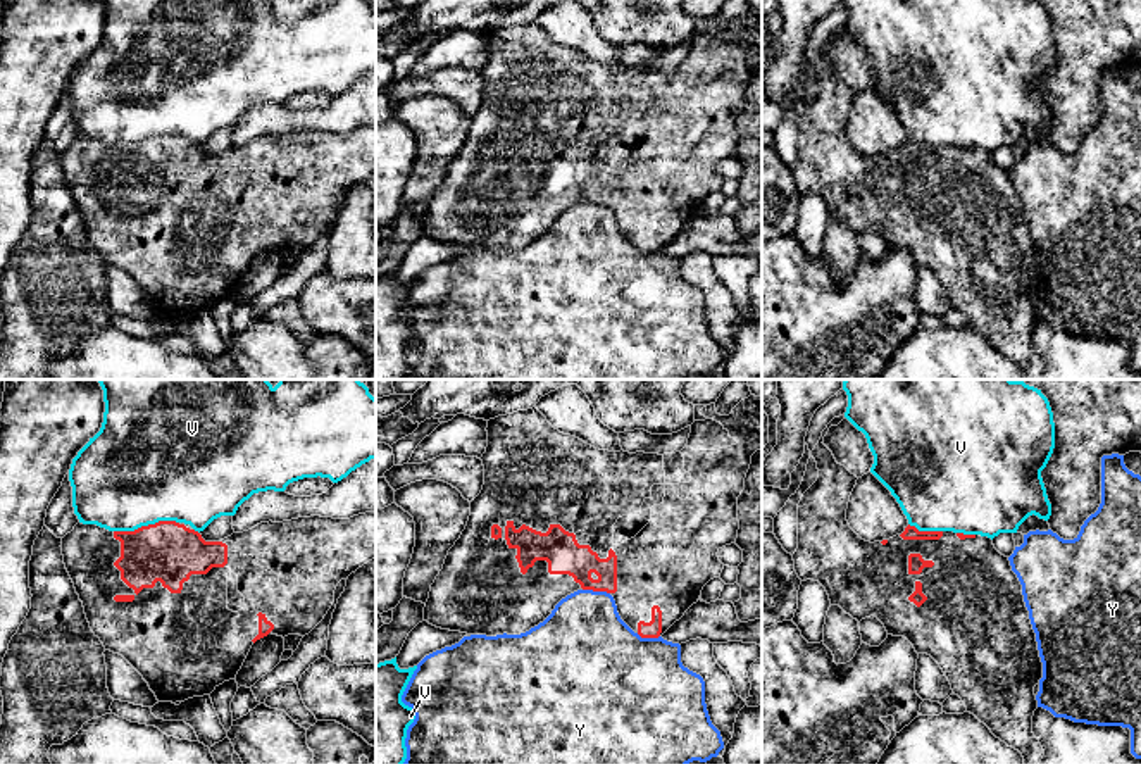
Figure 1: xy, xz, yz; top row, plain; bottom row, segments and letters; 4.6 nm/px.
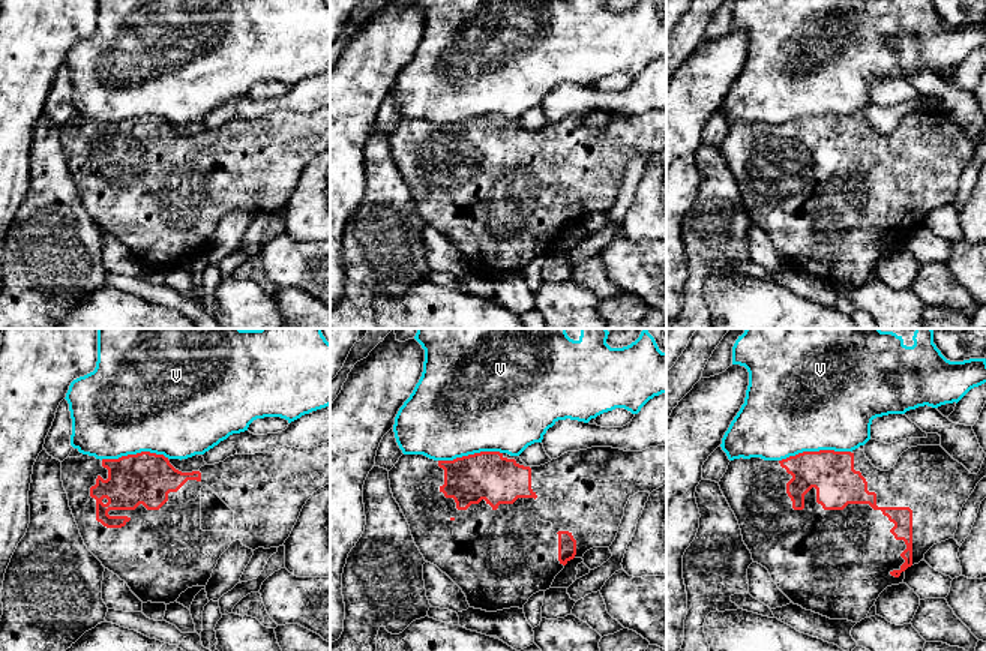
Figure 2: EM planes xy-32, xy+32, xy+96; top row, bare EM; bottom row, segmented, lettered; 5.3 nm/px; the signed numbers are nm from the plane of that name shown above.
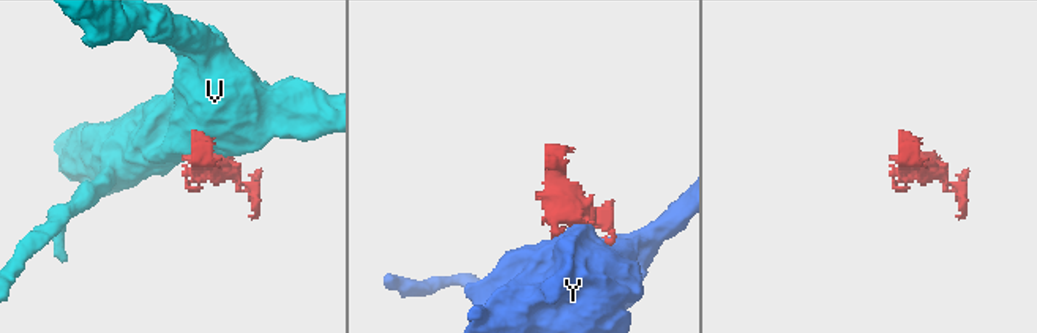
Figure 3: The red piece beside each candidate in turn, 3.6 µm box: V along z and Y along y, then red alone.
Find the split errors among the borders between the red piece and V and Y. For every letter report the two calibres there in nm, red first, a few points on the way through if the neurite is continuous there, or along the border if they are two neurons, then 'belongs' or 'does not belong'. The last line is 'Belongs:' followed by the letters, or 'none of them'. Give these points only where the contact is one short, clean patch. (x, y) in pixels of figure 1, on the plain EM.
V: 280/480 nm | does not belong
Y: 170/400 nm | does not belong
Belongs: none of them

